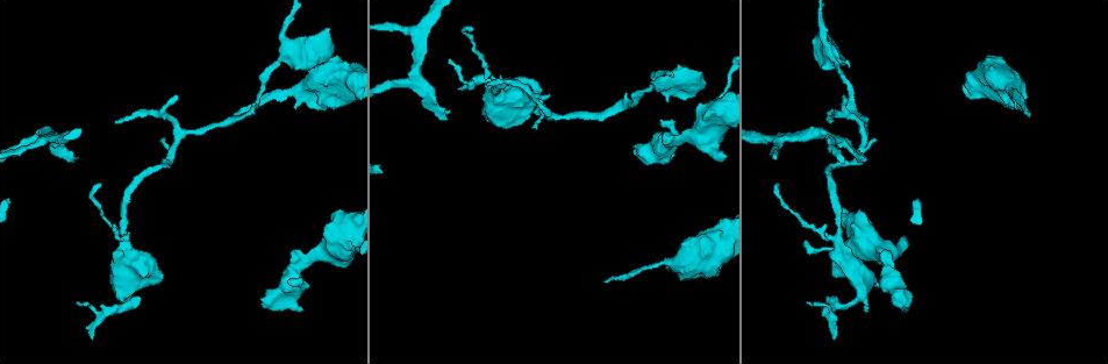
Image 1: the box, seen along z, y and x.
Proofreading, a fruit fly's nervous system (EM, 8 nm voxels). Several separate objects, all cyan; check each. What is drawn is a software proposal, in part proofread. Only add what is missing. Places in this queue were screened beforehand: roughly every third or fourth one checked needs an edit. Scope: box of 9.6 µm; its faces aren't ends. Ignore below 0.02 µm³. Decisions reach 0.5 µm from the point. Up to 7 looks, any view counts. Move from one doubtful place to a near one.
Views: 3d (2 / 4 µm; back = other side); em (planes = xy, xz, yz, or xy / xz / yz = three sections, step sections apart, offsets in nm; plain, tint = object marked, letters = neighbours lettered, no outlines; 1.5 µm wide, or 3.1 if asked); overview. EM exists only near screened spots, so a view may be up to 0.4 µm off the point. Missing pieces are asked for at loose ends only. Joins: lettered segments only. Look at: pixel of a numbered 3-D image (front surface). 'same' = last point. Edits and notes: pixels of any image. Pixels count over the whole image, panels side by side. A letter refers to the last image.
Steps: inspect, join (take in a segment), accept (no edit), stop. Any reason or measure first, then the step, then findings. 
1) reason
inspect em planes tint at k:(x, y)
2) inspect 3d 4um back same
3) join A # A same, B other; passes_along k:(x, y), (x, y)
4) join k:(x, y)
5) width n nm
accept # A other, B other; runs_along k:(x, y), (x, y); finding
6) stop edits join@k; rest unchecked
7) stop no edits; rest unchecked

an open end
inspect 3d 2um at 1:(776, 184)

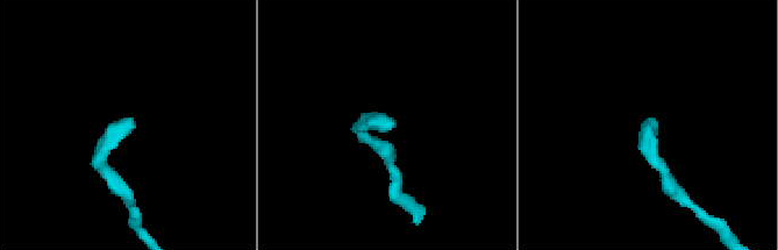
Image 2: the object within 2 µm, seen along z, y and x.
shape alone is not enough
inspect em planes plain at 2:(385, 128)

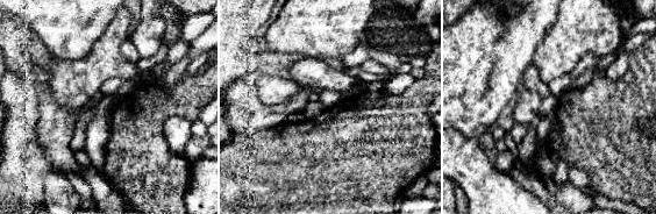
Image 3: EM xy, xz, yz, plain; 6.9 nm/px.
inspect em planes letters same

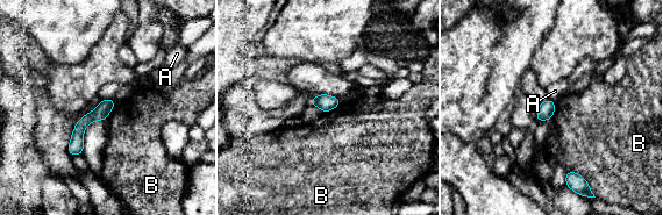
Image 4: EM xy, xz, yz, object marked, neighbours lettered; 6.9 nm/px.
accept # A other, B other; runs_along 4:(109, 101), (78, 129), (73, 152); no lettered segment goes on from it

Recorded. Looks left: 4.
an open end
inspect 3d 4um at 1:(867, 158)

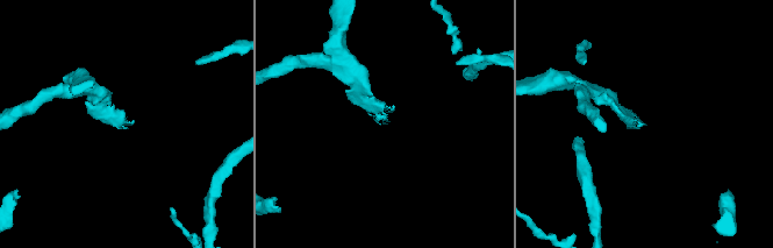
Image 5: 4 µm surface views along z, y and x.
inspect em planes plain at 5:(386, 121)

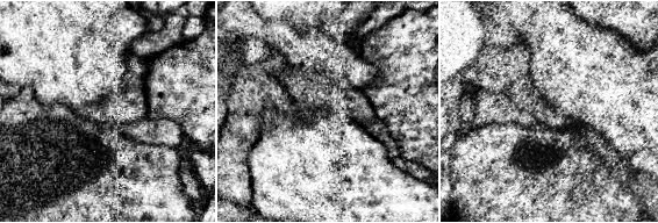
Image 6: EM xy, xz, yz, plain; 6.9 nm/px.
what lies round it
inspect em planes letters same

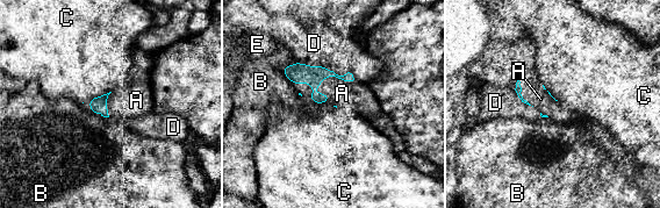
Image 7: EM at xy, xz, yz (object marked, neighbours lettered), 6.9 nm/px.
join A # A same, B other, C other, D other, E other; the neuron continues

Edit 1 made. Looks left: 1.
stop edits join@7; rest unchecked

